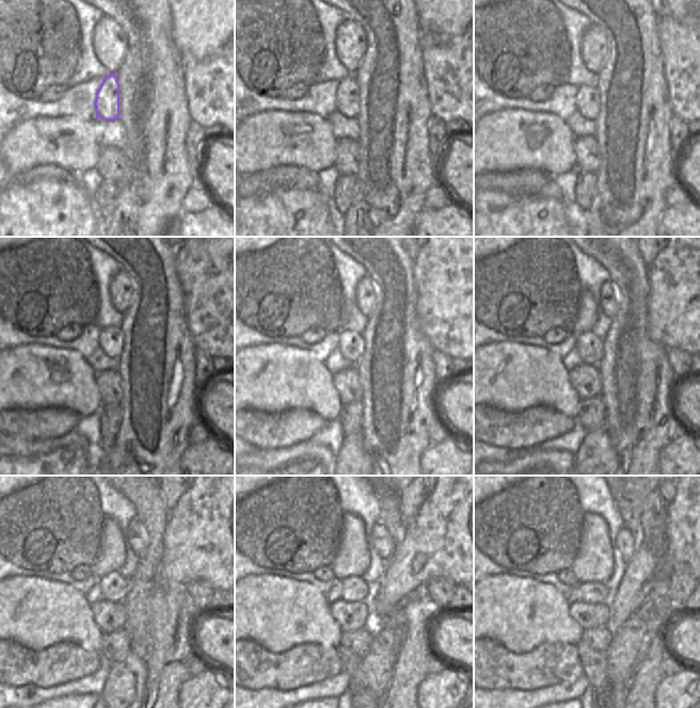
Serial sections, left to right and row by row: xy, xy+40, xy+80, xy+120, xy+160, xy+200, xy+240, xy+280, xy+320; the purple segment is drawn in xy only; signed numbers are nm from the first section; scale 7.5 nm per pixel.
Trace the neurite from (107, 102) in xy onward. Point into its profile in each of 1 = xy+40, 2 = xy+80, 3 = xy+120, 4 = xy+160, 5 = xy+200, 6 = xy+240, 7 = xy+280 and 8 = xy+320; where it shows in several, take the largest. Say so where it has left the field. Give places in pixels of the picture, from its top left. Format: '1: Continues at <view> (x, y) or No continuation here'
1: Continues at xy+40 (347, 100)
2: Continues at xy+80 (587, 98)
3: Continues at xy+120 (111, 339)
4: Continues at xy+160 (351, 344)
5: Continues at xy+200 (590, 348)
6: Continues at xy+240 (114, 588)
7: Continues at xy+280 (353, 589)
8: Continues at xy+320 (591, 592)

